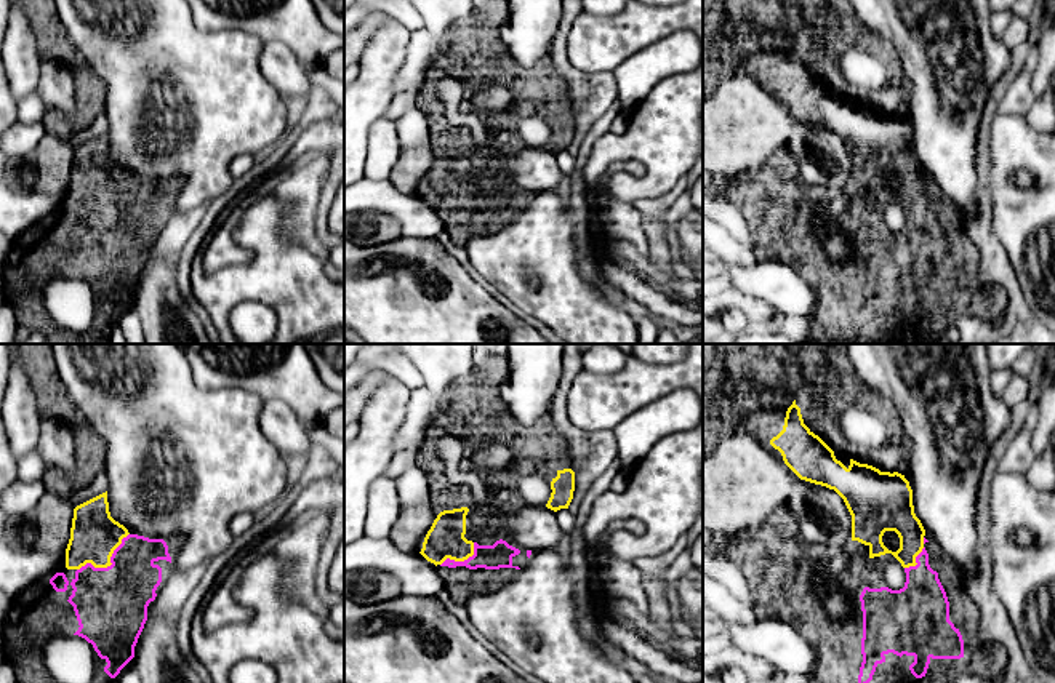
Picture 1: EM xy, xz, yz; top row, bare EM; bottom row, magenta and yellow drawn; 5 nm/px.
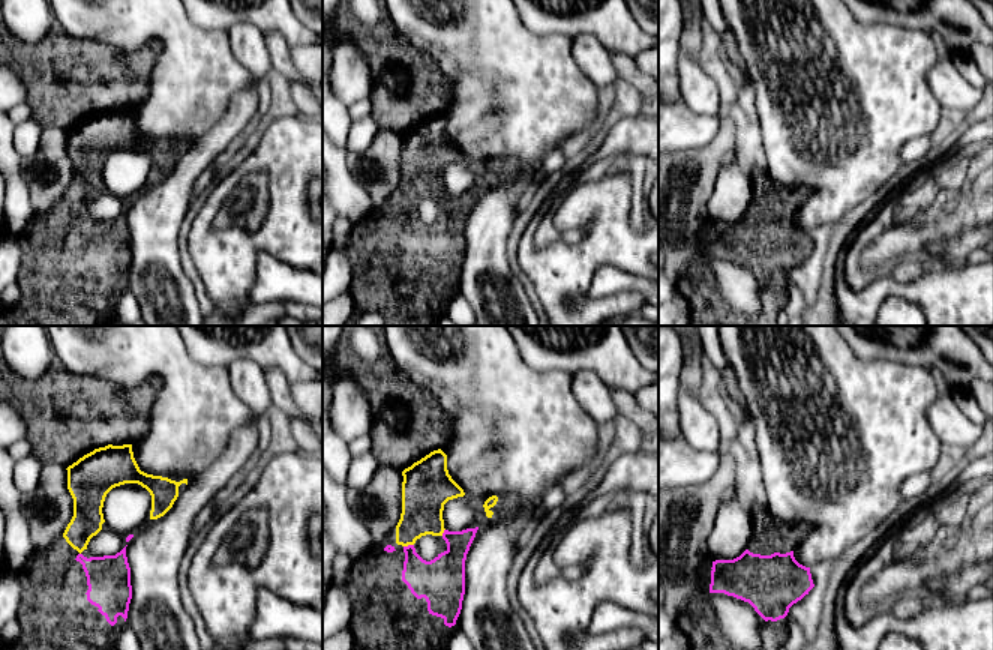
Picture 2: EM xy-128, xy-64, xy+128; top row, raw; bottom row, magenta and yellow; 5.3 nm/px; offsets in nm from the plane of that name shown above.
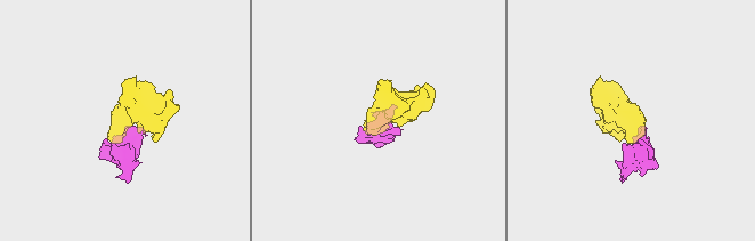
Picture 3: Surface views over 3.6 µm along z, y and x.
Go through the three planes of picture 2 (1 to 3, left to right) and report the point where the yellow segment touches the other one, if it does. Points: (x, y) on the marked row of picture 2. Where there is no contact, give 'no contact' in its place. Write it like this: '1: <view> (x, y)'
1: no contact
2: xy-64 (408, 545)
3: no contact

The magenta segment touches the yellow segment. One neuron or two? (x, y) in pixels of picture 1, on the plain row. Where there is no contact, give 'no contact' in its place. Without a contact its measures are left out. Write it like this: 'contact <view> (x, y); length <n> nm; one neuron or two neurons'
contact xy (111, 207); length 320 nm; one neuron

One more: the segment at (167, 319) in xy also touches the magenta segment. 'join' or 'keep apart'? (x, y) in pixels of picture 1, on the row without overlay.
keep apart

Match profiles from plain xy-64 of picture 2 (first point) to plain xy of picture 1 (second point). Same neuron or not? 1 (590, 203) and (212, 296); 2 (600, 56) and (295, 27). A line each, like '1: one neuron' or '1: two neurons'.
1: one neuron
2: two neurons

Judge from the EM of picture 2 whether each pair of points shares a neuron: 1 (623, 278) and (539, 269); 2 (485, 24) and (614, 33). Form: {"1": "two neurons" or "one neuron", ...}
{"1": "two neurons", "2": "two neurons"}

